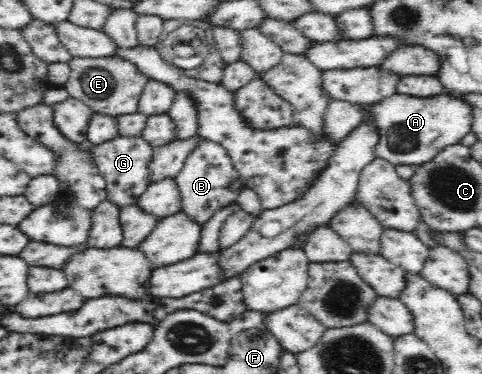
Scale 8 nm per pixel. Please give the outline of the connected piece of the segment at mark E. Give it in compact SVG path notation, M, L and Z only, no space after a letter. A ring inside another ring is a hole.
M115 55L98 58L72 57L68 64L70 75L63 87L69 96L87 104L93 113L121 116L137 112L140 95L149 79L129 60Z

